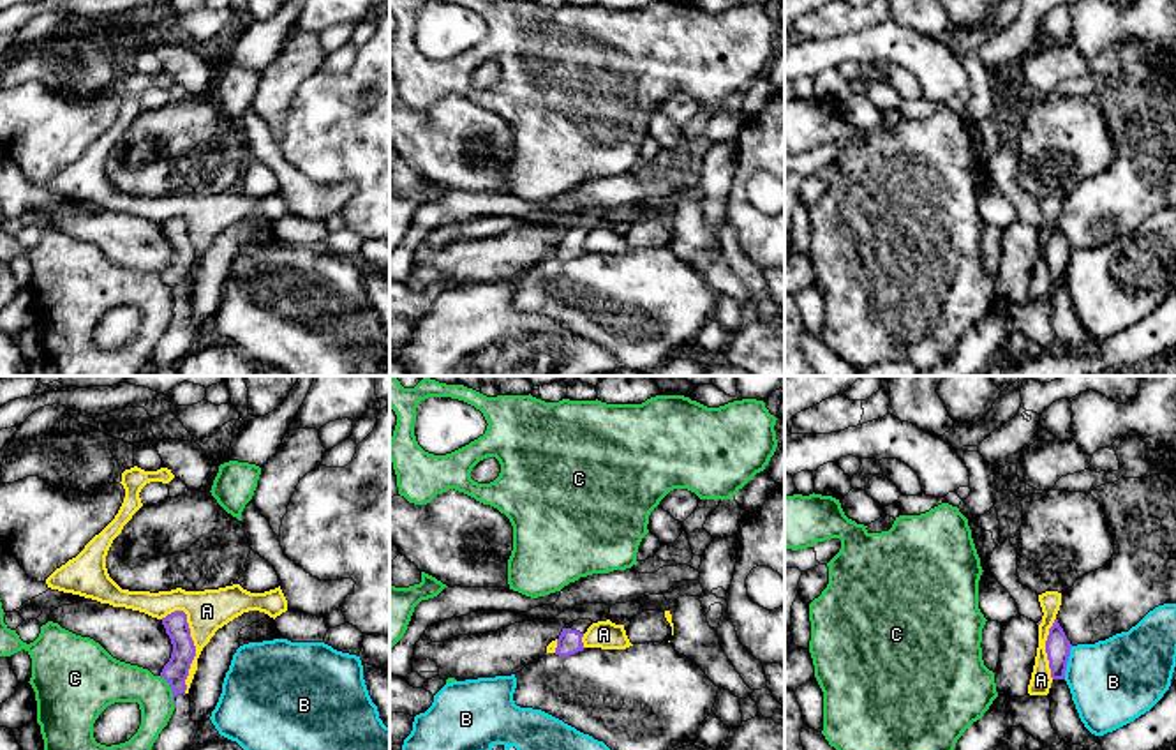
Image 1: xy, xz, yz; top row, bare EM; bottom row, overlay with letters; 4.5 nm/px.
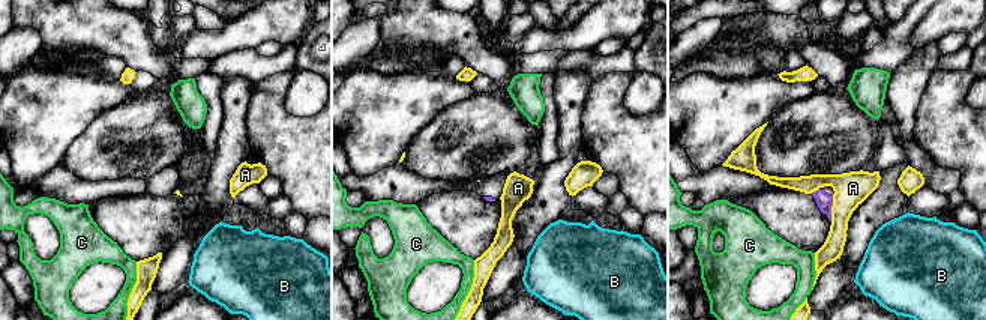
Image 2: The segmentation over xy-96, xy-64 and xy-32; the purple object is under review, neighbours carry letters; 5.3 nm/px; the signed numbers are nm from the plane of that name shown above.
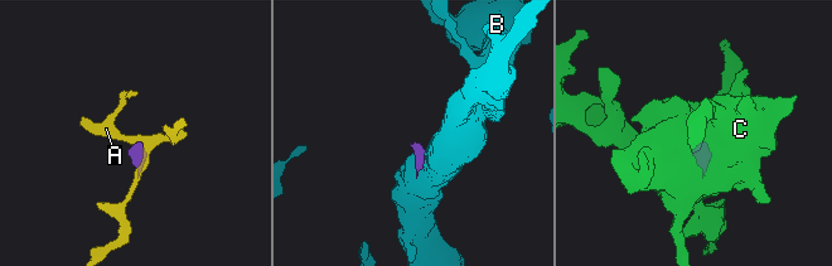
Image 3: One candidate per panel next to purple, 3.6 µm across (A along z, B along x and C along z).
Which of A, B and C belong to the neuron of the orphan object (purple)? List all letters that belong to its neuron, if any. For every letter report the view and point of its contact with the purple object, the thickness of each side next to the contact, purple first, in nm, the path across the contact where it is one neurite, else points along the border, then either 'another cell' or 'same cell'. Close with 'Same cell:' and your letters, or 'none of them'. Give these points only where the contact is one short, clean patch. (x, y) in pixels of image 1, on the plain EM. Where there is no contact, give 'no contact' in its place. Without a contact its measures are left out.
A: meets purple in xy at (194, 253); 110 nm thick on the purple side, 190 nm on the other; border along xy (175, 214), (186, 219), (194, 251), (194, 263), (184, 297); another cell
B: meets purple in yz at (1067, 265); 110 nm thick on the purple side, 400 nm on the other; border along yz (1072, 251), (1064, 283); another cell
C: meets purple in xy at (171, 293); 110 nm thick on the purple side, 190 nm on the other; border along xy (159, 281), (168, 288), (175, 309); another cell
Same cell: none of them

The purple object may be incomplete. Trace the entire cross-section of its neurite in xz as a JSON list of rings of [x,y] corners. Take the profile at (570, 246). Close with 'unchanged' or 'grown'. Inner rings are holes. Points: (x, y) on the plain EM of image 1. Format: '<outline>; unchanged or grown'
[[[578,224],[566,229],[557,244],[555,259],[569,261],[584,254],[582,242],[592,229],[591,224]]]; grown

